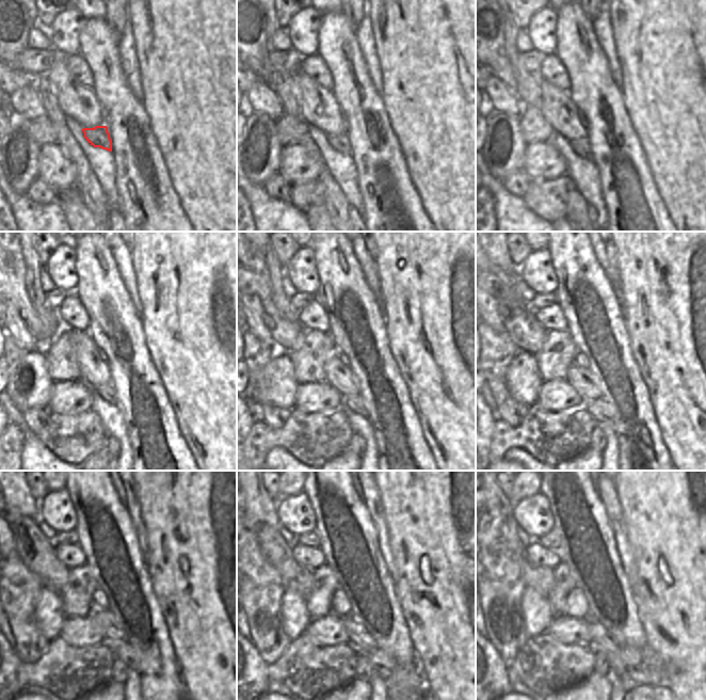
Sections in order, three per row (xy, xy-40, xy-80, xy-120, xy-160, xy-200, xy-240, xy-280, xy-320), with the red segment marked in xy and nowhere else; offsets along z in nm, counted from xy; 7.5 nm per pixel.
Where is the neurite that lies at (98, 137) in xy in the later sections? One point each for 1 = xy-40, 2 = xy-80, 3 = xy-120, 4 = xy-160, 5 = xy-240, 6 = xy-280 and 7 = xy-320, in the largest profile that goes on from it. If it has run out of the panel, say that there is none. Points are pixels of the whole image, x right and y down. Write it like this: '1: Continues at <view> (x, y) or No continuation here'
1: Continues at xy-40 (340, 142)
2: Continues at xy-80 (581, 146)
3: Continues at xy-120 (107, 392)
4: Continues at xy-160 (353, 402)
5: Continues at xy-240 (123, 651)
6: Continues at xy-280 (383, 664)
7: Continues at xy-320 (643, 666).

